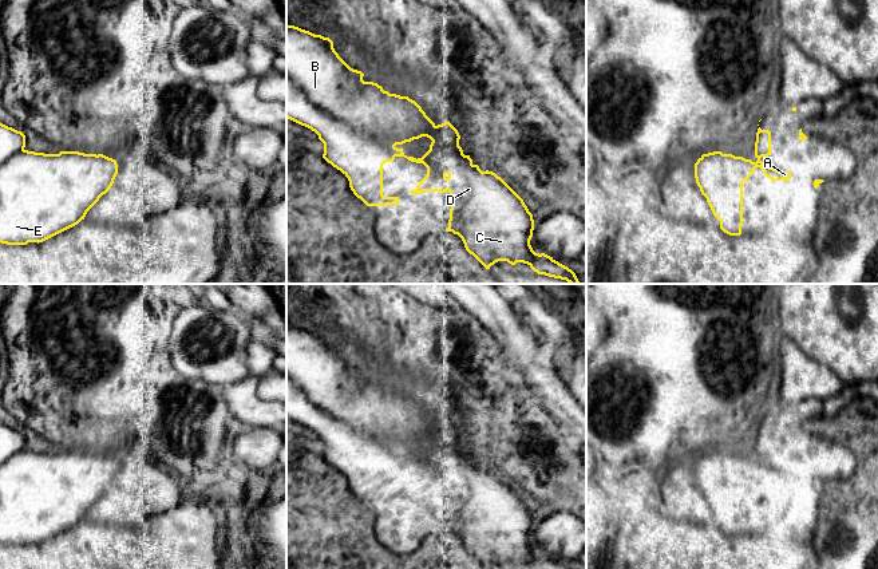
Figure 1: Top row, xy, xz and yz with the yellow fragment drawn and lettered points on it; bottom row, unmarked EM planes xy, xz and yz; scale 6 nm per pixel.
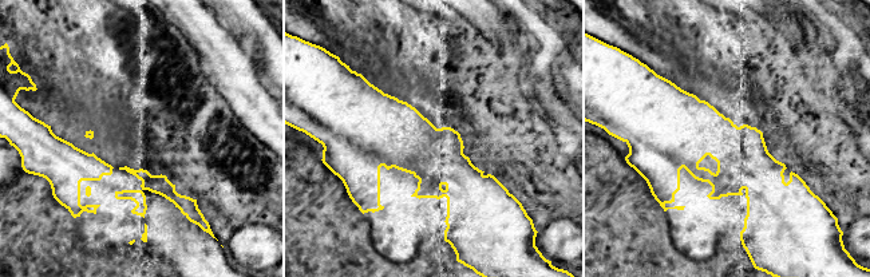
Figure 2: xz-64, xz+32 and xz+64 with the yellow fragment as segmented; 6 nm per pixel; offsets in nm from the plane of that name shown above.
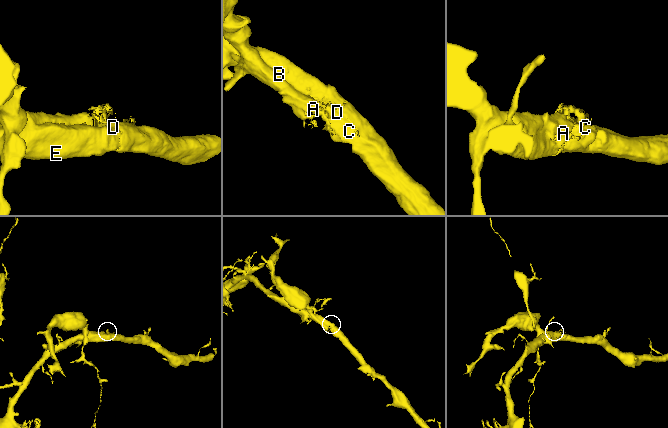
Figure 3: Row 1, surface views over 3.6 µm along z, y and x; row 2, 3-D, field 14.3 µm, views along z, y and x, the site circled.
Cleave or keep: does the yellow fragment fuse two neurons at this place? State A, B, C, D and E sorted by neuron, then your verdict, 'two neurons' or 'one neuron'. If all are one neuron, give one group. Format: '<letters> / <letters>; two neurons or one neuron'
A B C D E; one neuron

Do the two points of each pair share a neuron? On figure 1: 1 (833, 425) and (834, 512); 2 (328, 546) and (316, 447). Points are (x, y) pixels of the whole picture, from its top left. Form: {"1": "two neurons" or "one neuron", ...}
{"1": "one neuron", "2": "two neurons"}

